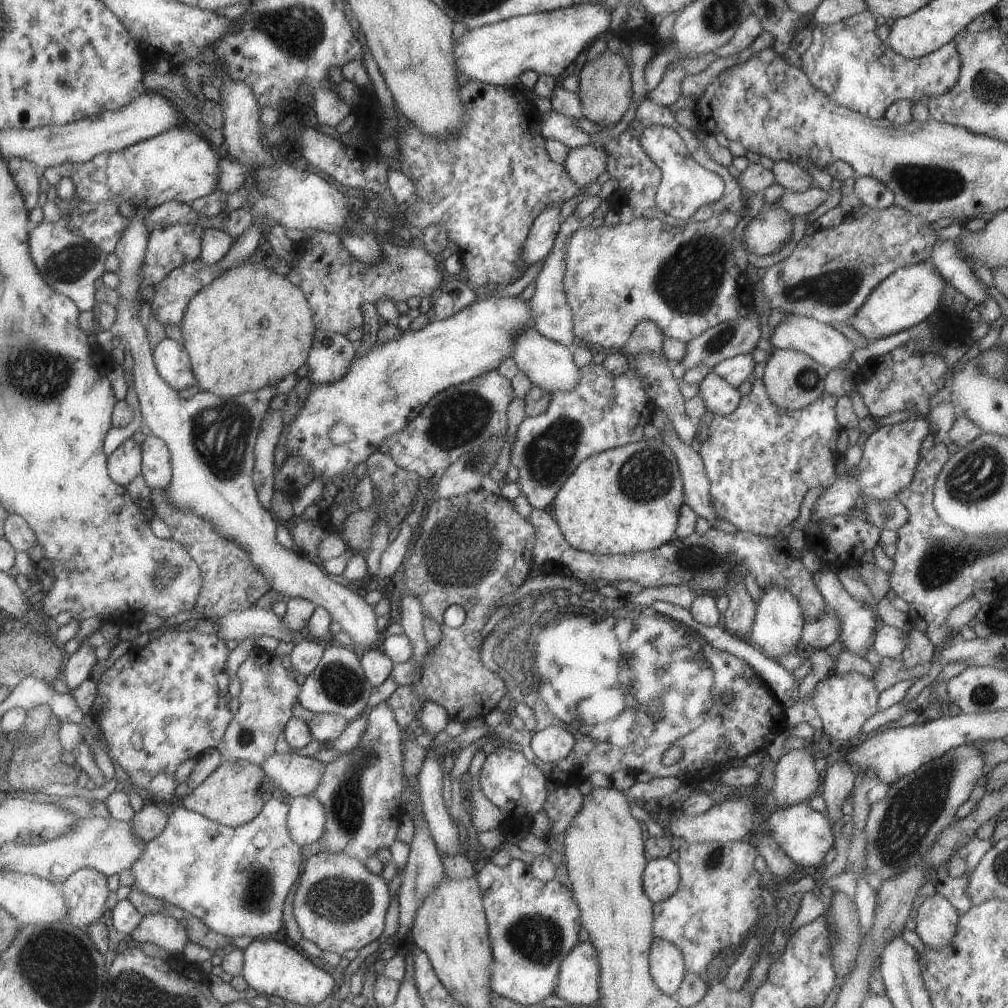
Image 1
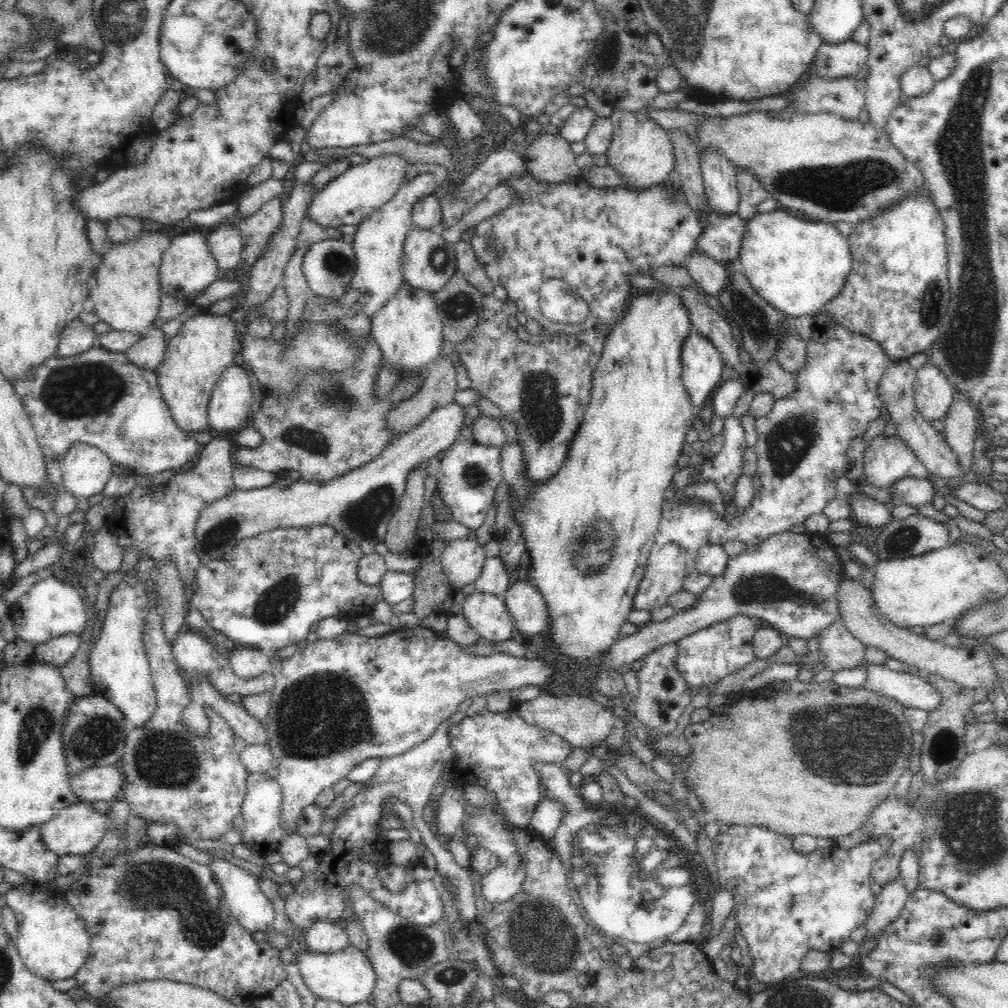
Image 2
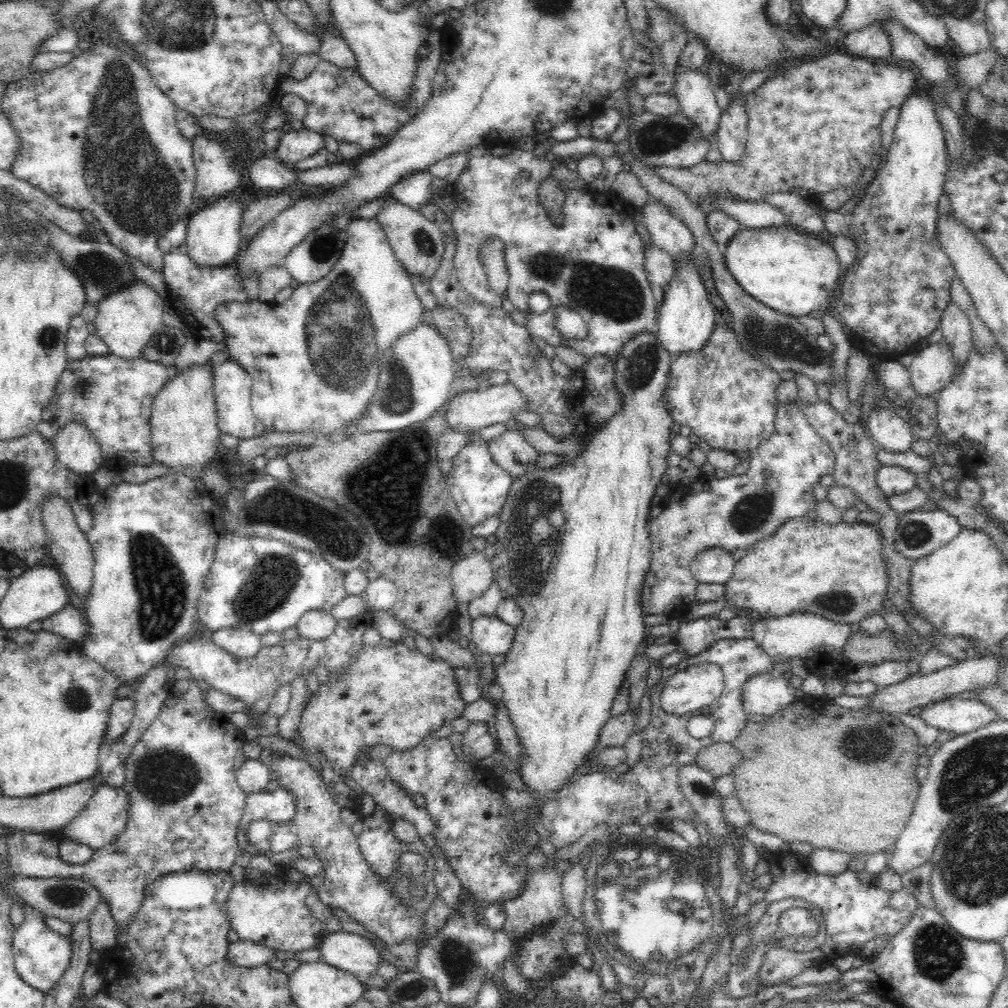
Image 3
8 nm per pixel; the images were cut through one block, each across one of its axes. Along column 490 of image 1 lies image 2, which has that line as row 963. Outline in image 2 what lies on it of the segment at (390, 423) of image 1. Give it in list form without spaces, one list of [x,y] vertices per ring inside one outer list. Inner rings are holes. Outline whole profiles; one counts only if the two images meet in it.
[[[348,944],[338,952],[312,952],[299,948],[295,957],[304,984],[314,993],[316,999],[327,999],[350,1007],[362,1002],[374,992],[376,975],[370,959],[359,948]]]

